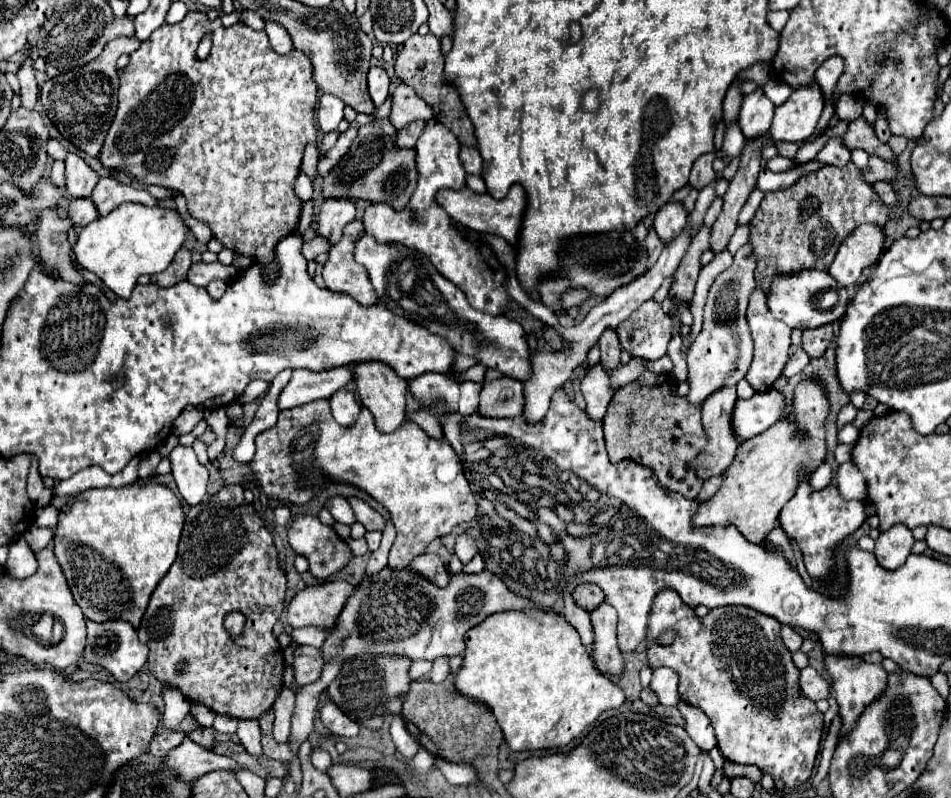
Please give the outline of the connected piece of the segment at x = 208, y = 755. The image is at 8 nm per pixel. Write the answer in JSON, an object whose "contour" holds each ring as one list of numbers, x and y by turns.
{"contour":[[185,737,178,747,174,747,168,753,168,757,170,757,168,763,172,765,174,771,178,771,182,781,194,781,194,779,198,779,210,771,218,771,218,769,226,769,226,771,244,769,234,759,230,759,226,755,214,755,212,751,202,749,188,737]]}

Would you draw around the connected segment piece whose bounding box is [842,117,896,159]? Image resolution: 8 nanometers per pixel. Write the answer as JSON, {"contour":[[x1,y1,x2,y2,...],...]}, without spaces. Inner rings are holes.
{"contour":[[856,119,848,123,848,131,842,137,842,143,852,149,864,149,868,155,878,155,882,159,894,159,896,155,890,151,888,145,880,145,874,129,866,123,866,119]]}

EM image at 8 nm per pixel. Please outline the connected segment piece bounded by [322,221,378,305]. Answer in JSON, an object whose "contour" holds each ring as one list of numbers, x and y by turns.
{"contour":[[352,221,344,227,344,235,338,245,328,251,328,261,324,263,322,277,326,287,336,293,346,293,360,305,374,305,378,301,376,291,368,279,368,273,352,257,354,243,364,233,360,221]]}

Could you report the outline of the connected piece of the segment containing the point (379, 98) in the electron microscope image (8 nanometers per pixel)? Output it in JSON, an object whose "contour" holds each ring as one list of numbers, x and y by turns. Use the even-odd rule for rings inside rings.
{"contour":[[372,67,368,73,368,91,370,91,370,97,376,107,386,101,388,85,390,85,390,79,388,79,386,71,382,67]]}

